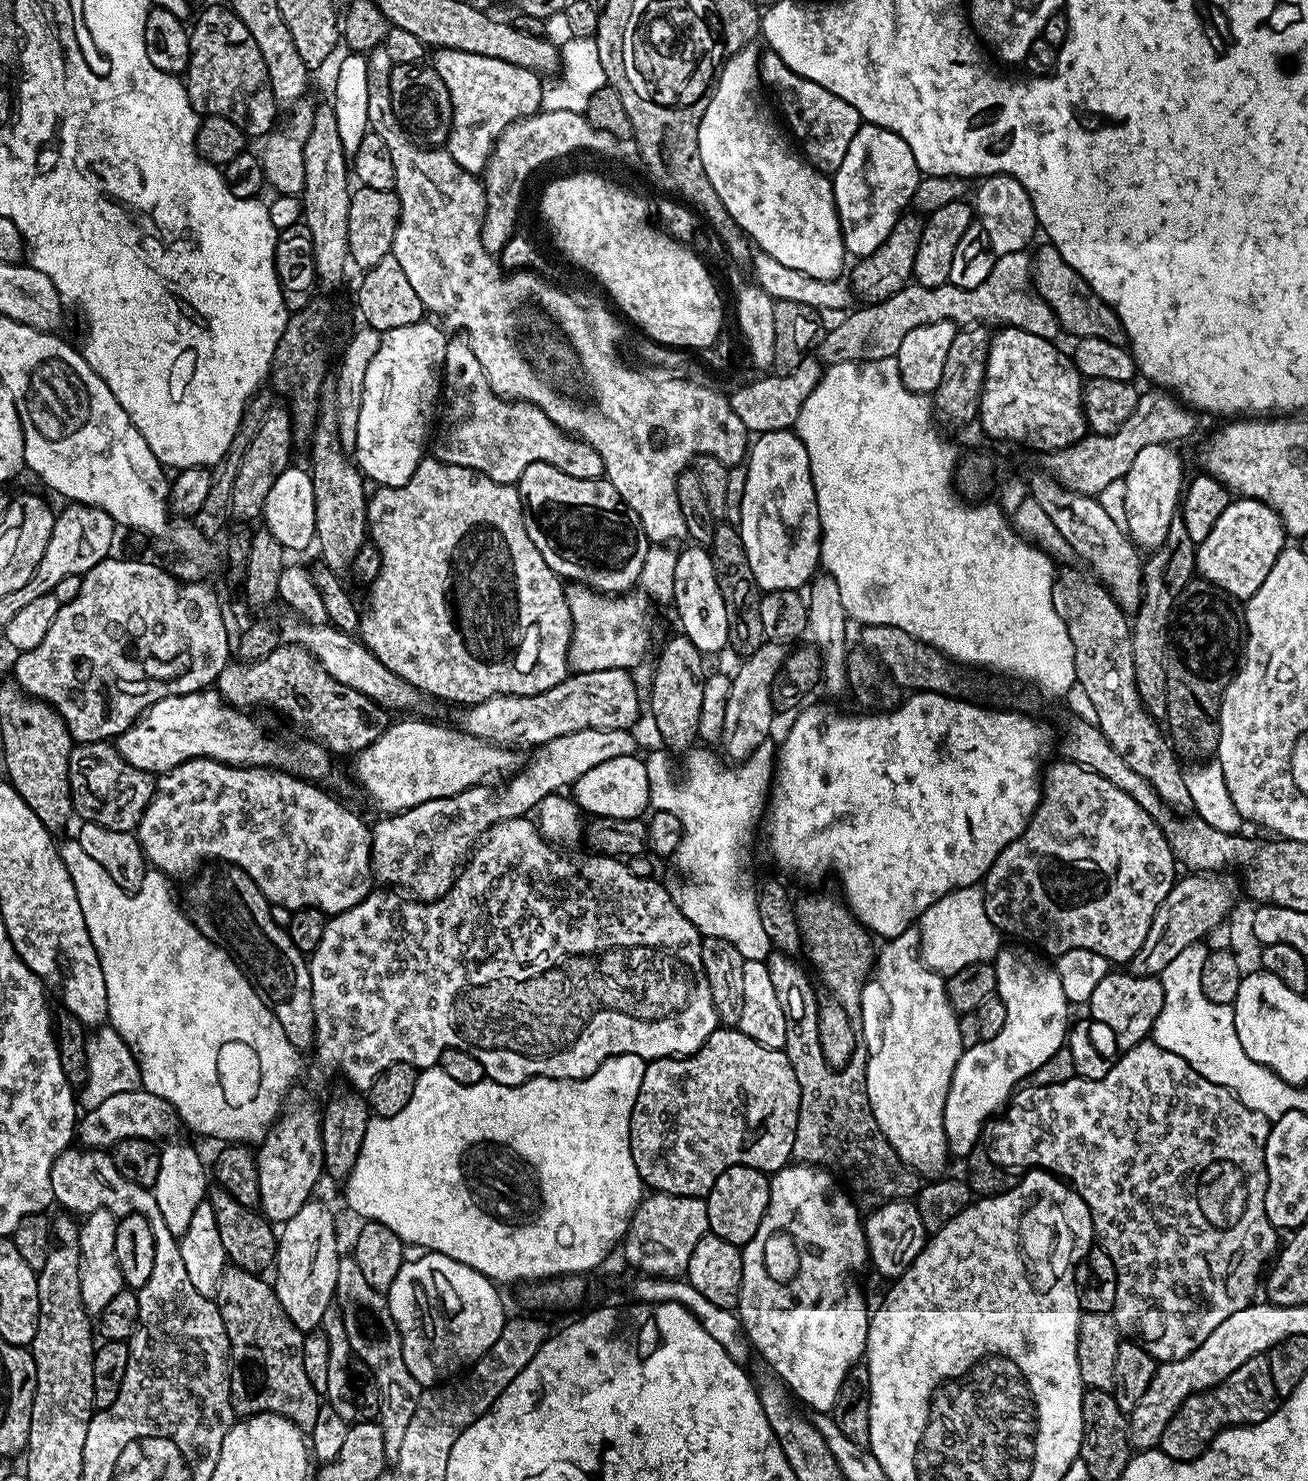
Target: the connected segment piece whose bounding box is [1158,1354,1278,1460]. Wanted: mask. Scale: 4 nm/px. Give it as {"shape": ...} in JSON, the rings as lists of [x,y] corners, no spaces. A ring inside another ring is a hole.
{"shape":[[[1261,1354],[1242,1362],[1238,1370],[1234,1370],[1216,1388],[1207,1392],[1195,1392],[1166,1422],[1166,1430],[1162,1430],[1159,1451],[1165,1452],[1175,1460],[1193,1460],[1208,1449],[1208,1444],[1219,1432],[1226,1428],[1247,1426],[1262,1422],[1278,1407],[1278,1397],[1274,1390],[1274,1378],[1270,1378],[1270,1362],[1267,1355]]]}

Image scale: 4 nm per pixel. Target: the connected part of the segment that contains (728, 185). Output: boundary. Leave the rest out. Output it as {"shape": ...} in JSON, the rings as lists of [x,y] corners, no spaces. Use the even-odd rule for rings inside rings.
{"shape":[[[749,46],[738,50],[729,60],[724,61],[710,102],[706,106],[706,114],[702,114],[702,122],[698,126],[698,154],[702,154],[706,178],[710,178],[710,186],[714,186],[722,206],[728,211],[736,227],[757,249],[776,258],[783,266],[790,266],[810,278],[835,280],[842,273],[840,271],[844,268],[846,253],[840,219],[836,217],[832,181],[825,173],[817,172],[797,151],[779,119],[776,121],[770,113],[760,112],[761,55],[761,49]]]}

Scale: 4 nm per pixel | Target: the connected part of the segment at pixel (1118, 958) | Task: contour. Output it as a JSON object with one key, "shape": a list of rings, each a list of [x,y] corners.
{"shape":[[[1060,758],[1057,764],[1052,764],[1049,768],[1047,765],[1046,771],[1043,773],[1040,804],[1036,808],[1035,814],[1032,815],[1031,822],[1026,826],[1026,830],[1018,838],[1014,838],[1014,842],[1010,842],[1010,846],[1006,846],[1002,850],[1002,854],[998,854],[998,858],[994,858],[994,866],[990,866],[990,870],[984,875],[982,891],[986,906],[986,918],[990,918],[990,922],[994,922],[996,929],[1005,937],[1017,936],[1020,939],[1017,941],[1028,946],[1035,946],[1041,953],[1047,954],[1049,957],[1061,956],[1071,948],[1094,950],[1094,954],[1102,954],[1102,958],[1106,958],[1113,965],[1124,966],[1131,962],[1134,954],[1138,954],[1142,942],[1146,942],[1146,934],[1150,934],[1150,922],[1154,918],[1158,906],[1162,906],[1166,894],[1170,894],[1172,885],[1178,879],[1176,868],[1178,869],[1178,861],[1173,856],[1172,848],[1166,842],[1155,818],[1146,810],[1142,810],[1142,806],[1138,806],[1138,802],[1134,802],[1134,798],[1130,798],[1130,794],[1126,794],[1126,790],[1118,790],[1118,786],[1114,786],[1114,782],[1102,778],[1091,768],[1083,768],[1082,765],[1073,764],[1067,758]]]}

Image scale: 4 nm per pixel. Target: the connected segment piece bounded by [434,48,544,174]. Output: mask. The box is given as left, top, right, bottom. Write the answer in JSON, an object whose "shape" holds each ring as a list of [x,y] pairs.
{"shape":[[[441,48],[435,56],[436,73],[446,82],[452,103],[452,129],[446,150],[462,170],[483,173],[503,131],[515,120],[541,111],[544,88],[541,73],[502,62],[502,58],[486,58],[486,54],[470,54],[466,50]]]}

